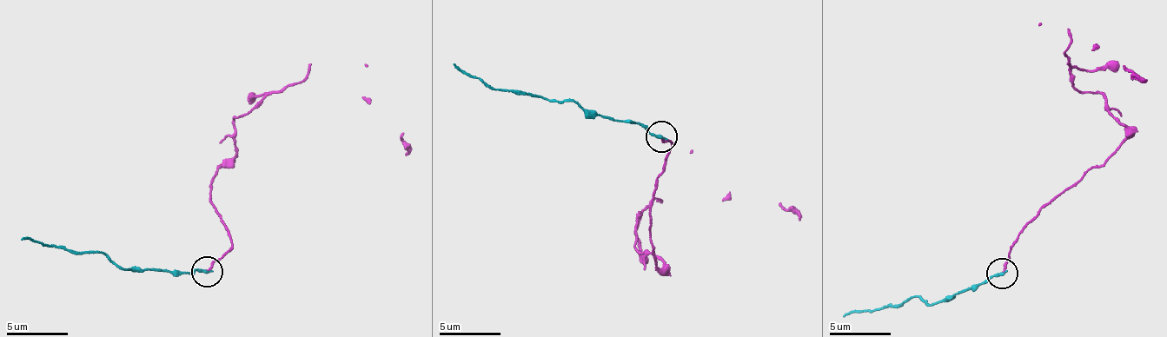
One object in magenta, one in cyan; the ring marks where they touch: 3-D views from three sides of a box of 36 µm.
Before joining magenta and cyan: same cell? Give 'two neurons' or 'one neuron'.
two neurons

